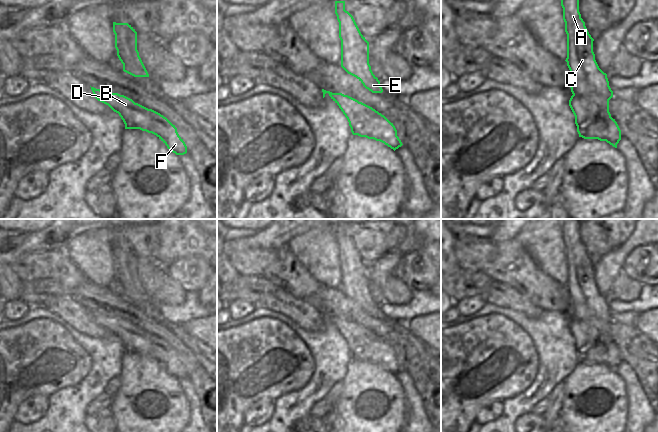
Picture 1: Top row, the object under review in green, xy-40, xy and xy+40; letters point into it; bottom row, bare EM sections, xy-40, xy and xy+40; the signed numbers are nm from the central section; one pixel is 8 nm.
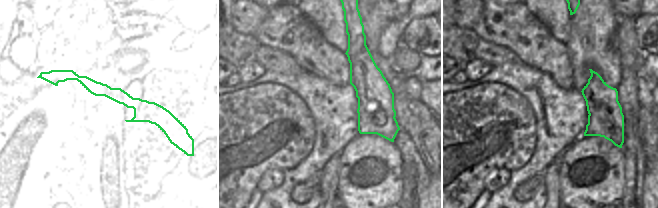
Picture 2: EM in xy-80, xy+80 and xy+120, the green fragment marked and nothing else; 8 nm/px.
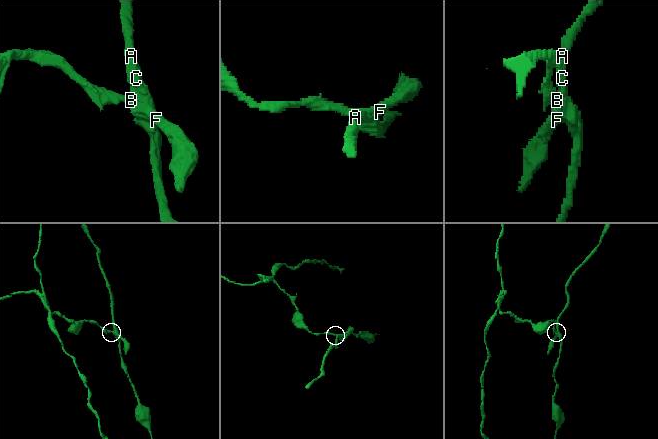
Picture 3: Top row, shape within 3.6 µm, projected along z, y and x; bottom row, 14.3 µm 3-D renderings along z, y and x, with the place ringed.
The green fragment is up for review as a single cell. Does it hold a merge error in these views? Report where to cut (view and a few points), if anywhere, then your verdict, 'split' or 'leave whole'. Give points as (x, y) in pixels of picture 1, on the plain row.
cut in xy+40 along (573, 318), (583, 324), (582, 332), (598, 346), (609, 345); split

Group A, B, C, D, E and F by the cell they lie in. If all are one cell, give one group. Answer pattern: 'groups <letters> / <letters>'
groups A C E / B D F

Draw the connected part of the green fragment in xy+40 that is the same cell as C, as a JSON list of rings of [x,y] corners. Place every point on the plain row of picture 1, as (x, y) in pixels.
[[[561,219],[563,244],[567,258],[567,290],[571,296],[571,316],[584,326],[582,333],[597,344],[608,347],[609,324],[613,315],[607,298],[598,290],[593,276],[594,263],[589,258],[579,236],[578,219]]]

